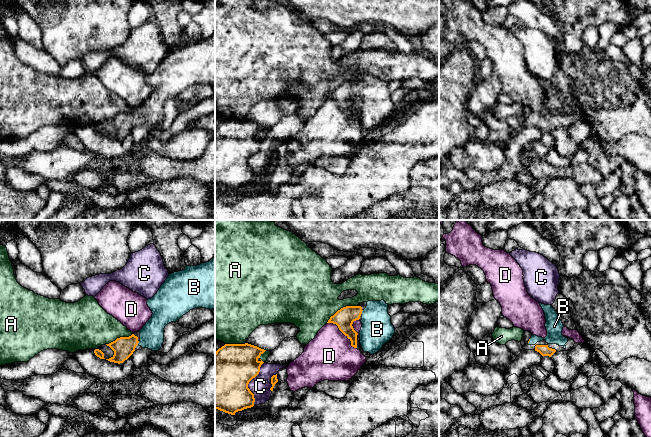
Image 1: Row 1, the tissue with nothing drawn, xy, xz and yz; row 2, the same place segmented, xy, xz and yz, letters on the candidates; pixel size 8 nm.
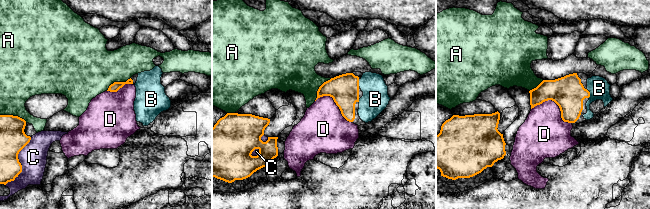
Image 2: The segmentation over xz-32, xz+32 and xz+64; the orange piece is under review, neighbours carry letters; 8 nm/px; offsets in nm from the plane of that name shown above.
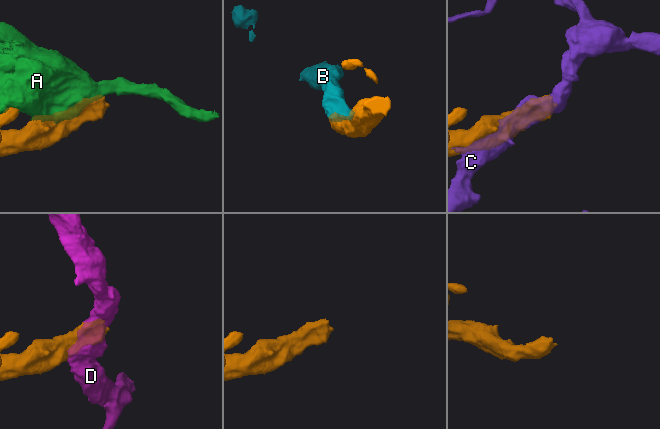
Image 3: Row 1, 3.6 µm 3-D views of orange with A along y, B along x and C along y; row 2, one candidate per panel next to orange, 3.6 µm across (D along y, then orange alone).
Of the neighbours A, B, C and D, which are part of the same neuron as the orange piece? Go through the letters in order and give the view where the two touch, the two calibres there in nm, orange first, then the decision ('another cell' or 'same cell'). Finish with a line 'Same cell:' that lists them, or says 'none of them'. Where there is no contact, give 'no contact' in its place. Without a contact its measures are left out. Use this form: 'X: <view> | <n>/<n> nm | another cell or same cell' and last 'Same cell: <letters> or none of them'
A: xz | 160/420 nm | another cell
B: xz | 160/260 nm | same cell
C: xz | 460/160 nm | another cell
D: xz | 160/380 nm | another cell
Same cell: B

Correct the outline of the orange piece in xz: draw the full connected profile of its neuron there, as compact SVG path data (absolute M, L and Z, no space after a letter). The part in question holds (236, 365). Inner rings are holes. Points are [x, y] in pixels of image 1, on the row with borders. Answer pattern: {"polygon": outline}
{"polygon": "M225 344L215 352L215 409L235 415L254 406L254 394L248 388L249 382L255 378L264 363L258 359L266 350L245 344Z"}

